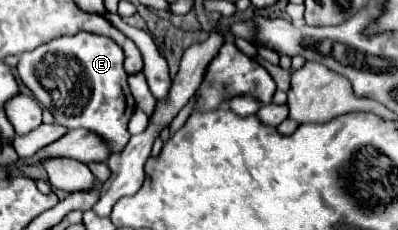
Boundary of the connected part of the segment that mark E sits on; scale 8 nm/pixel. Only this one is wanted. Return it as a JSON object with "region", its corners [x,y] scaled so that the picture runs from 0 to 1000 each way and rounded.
{"region":[[[201,135],[191,152],[136,161],[85,222],[55,230],[45,326],[85,404],[90,439],[126,474],[141,535],[191,561],[211,552],[266,604],[276,648],[307,657],[327,604],[322,526],[342,474],[322,387],[322,317],[307,291],[307,204],[261,152]]]}

